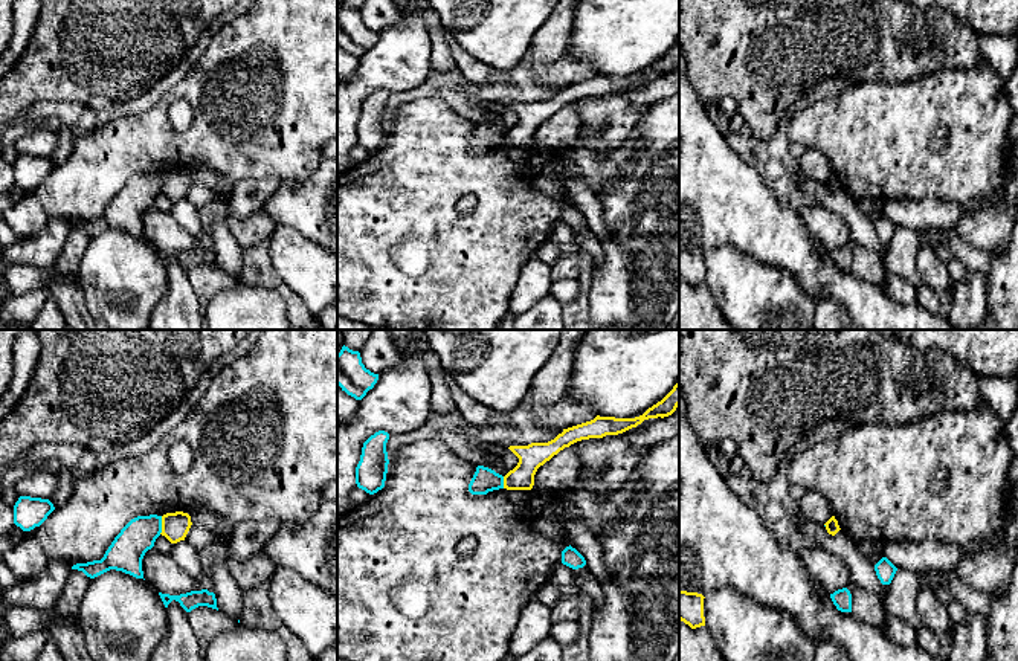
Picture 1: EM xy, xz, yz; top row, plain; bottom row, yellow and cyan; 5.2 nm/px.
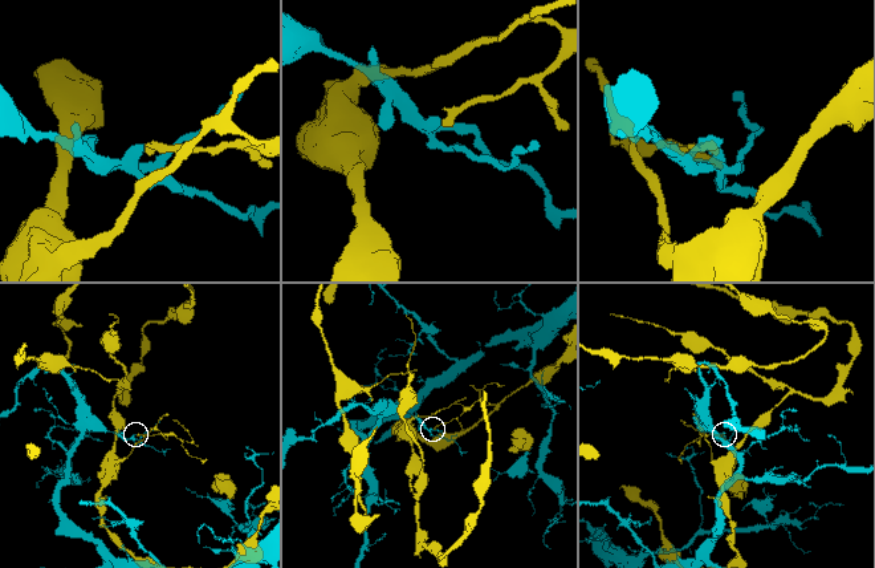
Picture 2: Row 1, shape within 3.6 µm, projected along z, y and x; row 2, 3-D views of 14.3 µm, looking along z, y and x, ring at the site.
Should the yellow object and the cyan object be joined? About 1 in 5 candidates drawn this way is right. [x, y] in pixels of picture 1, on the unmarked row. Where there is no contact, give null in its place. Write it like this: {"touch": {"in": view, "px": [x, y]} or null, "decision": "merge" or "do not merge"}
{"touch": {"in": "xy", "px": [162, 183]}, "decision": "do not merge"}

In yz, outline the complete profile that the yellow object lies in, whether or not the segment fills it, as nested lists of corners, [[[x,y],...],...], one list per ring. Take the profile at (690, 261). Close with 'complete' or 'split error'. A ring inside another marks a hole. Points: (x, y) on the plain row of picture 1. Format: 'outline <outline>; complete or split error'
outline [[[679,249],[679,278],[691,287],[705,284],[704,256],[697,250]]]; complete

